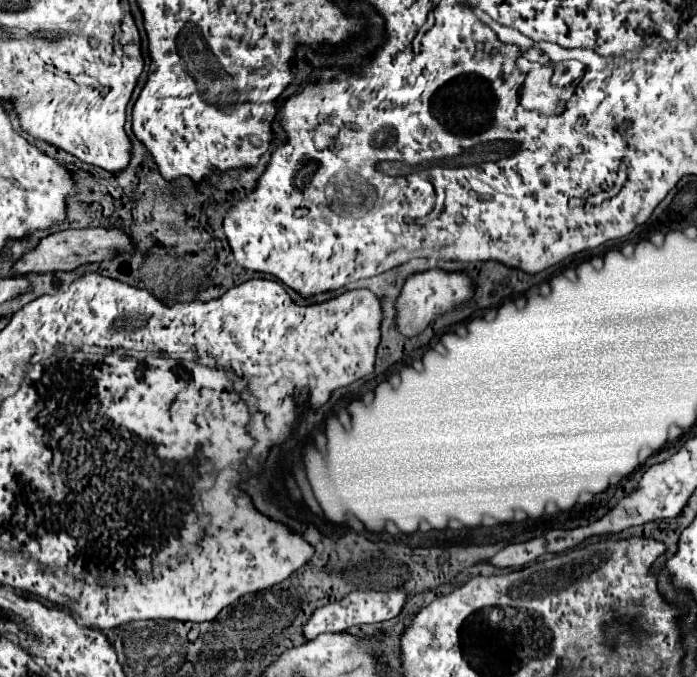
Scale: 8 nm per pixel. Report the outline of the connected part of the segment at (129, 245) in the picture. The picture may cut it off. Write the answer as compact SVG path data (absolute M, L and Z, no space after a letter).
M88 227L88 229L68 229L58 231L40 241L36 249L26 253L18 263L14 263L14 271L18 275L26 273L52 273L52 271L74 271L86 263L100 263L104 259L112 259L112 255L120 251L134 251L132 239L124 235L120 229L106 229L106 227Z

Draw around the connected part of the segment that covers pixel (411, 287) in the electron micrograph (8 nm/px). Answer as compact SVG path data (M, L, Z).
M432 269L426 273L412 275L404 287L400 297L396 299L396 317L398 317L398 329L404 335L418 335L420 331L426 329L426 325L440 315L442 311L450 311L454 305L464 303L466 299L472 297L474 285L468 275L464 273L446 273L440 269Z

